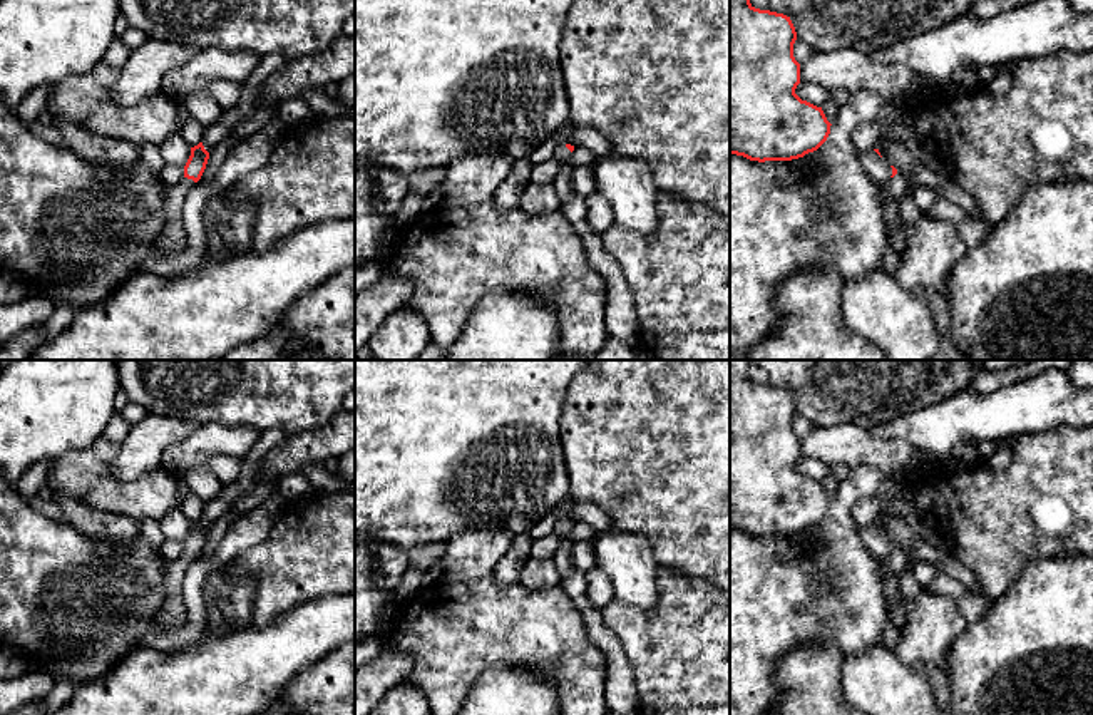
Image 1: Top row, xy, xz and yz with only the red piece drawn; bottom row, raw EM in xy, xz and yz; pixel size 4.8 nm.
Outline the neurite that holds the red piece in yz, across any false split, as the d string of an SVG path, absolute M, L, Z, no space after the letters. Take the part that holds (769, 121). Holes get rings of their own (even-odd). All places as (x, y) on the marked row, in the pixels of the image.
M730 0L730 156L750 161L792 161L817 151L830 134L830 122L822 107L802 100L795 89L800 84L800 64L793 57L797 40L790 17L755 8L750 0Z

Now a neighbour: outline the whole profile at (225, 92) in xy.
M214 80L206 85L206 90L221 105L223 111L229 111L239 102L243 84L231 80Z

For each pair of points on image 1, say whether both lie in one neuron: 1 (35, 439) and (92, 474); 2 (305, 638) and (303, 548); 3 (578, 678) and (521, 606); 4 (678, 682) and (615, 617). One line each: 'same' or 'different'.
1: different
2: different
3: same
4: same

